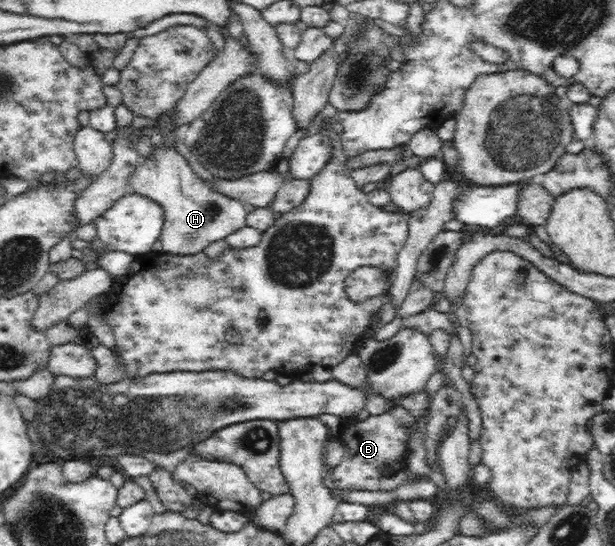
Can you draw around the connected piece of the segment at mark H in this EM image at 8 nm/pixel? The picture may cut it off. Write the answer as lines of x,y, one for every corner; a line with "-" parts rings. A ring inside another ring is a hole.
171,147
155,148
155,156
137,165
128,178
129,190
158,202
164,210
164,225
160,236
163,252
173,256
195,256
210,244
226,240
245,226
247,210
243,203
213,191
201,181
181,154

